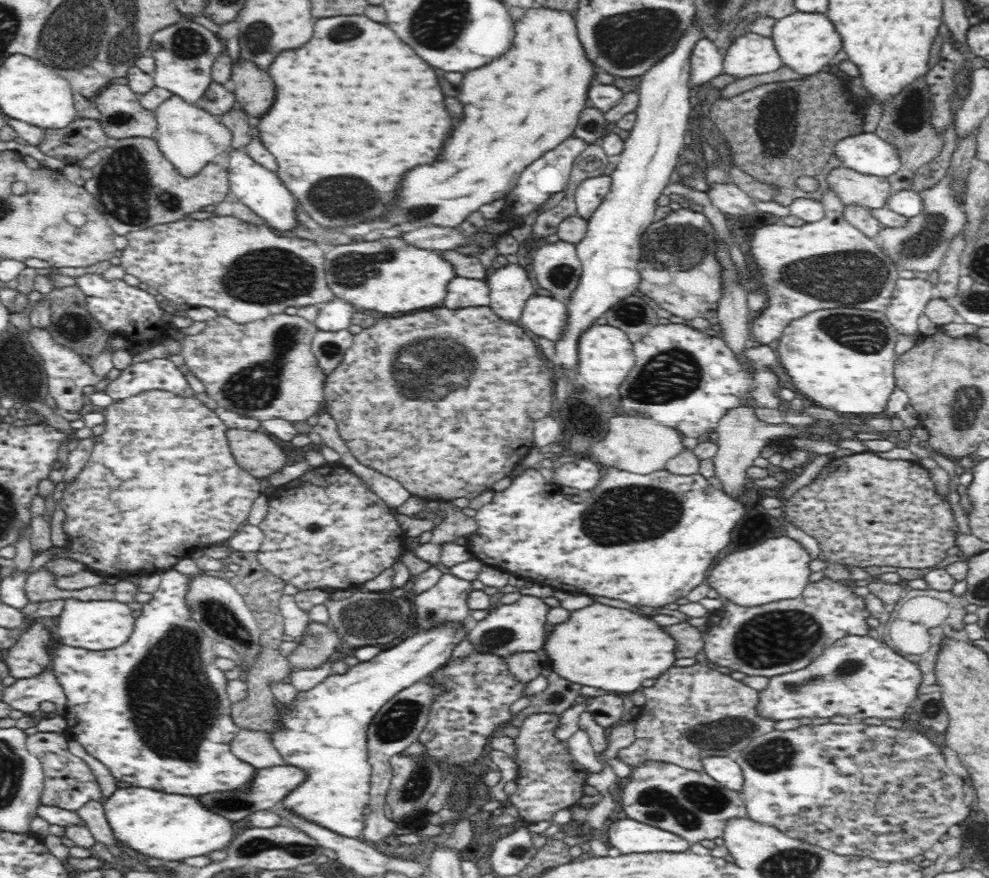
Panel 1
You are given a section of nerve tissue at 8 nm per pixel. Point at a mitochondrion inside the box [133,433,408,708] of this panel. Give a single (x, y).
(217, 614)

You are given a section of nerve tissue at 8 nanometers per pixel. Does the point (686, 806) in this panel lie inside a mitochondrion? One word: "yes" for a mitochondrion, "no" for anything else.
yes

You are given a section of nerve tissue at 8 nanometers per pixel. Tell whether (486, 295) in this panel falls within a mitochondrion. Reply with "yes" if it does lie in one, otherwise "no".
no

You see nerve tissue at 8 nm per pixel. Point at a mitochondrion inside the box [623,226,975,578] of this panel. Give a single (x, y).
(830, 277)

